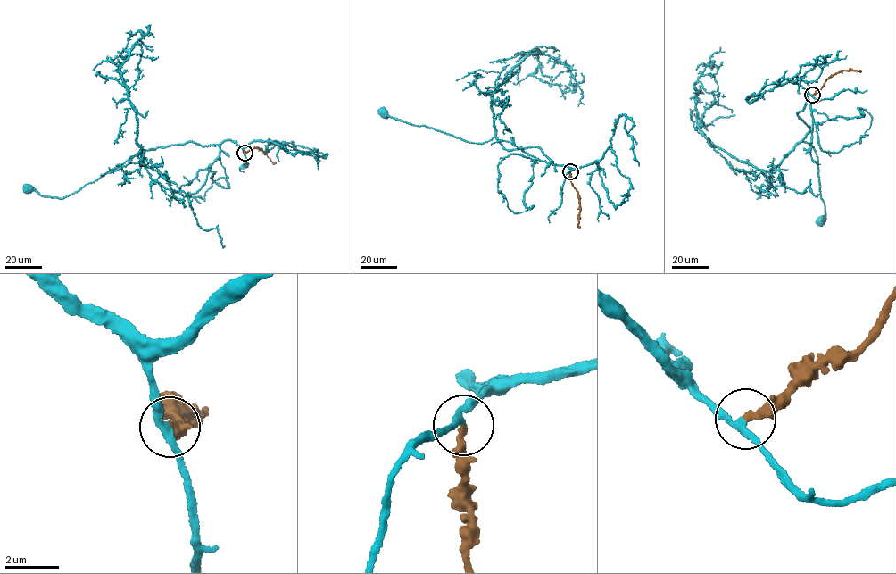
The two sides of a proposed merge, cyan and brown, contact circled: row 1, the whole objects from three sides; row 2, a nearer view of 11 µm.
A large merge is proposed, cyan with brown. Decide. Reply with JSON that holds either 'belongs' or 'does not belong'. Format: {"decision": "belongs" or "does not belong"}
{"decision": "belongs"}

